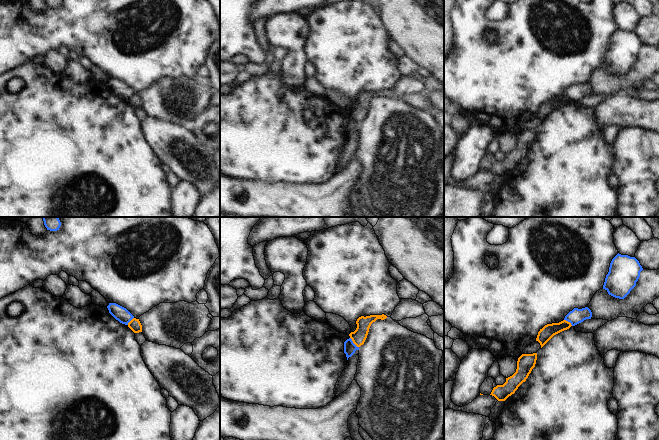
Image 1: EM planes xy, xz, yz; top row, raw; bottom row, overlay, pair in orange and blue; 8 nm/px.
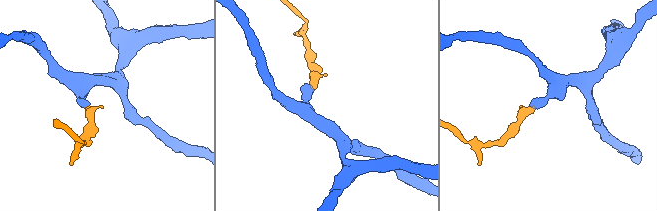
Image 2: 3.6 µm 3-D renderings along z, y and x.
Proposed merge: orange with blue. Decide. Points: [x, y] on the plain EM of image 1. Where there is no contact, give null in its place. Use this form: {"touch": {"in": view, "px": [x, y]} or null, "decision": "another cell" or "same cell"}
{"touch": {"in": "xz", "px": [353, 118]}, "decision": "another cell"}

